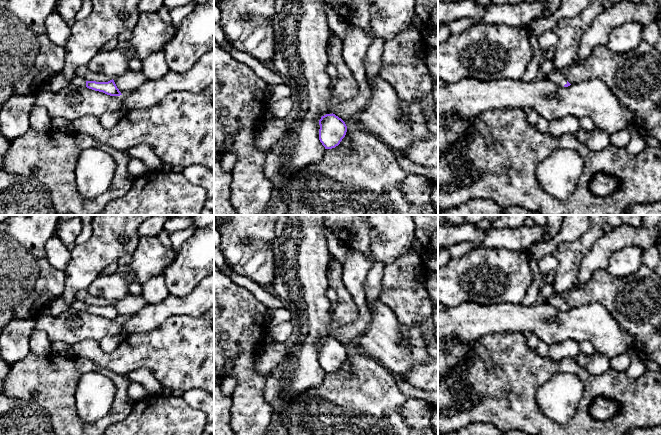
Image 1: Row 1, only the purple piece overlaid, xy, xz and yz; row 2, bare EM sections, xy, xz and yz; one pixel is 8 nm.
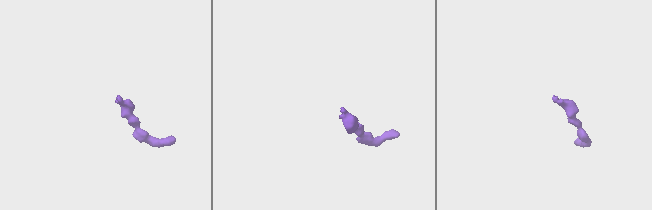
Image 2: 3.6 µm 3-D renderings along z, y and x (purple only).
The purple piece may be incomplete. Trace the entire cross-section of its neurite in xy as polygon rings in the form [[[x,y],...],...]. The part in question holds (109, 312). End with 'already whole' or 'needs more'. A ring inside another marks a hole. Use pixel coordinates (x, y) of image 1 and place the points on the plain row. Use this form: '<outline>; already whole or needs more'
[[[61,297],[53,299],[52,301],[47,303],[39,316],[51,315],[54,317],[58,317],[69,309],[75,309],[77,311],[87,311],[95,315],[103,316],[110,320],[122,319],[113,303],[108,306],[86,305],[84,302],[79,300],[68,303]]]; needs more

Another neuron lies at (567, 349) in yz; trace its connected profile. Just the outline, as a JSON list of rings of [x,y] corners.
[[[566,340],[550,345],[548,357],[556,362],[560,362],[567,358],[575,359],[579,353],[579,343],[574,340]]]

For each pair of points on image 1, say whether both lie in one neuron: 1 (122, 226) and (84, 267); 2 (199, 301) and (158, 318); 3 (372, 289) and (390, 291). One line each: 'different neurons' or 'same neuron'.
1: same neuron
2: same neuron
3: different neurons

